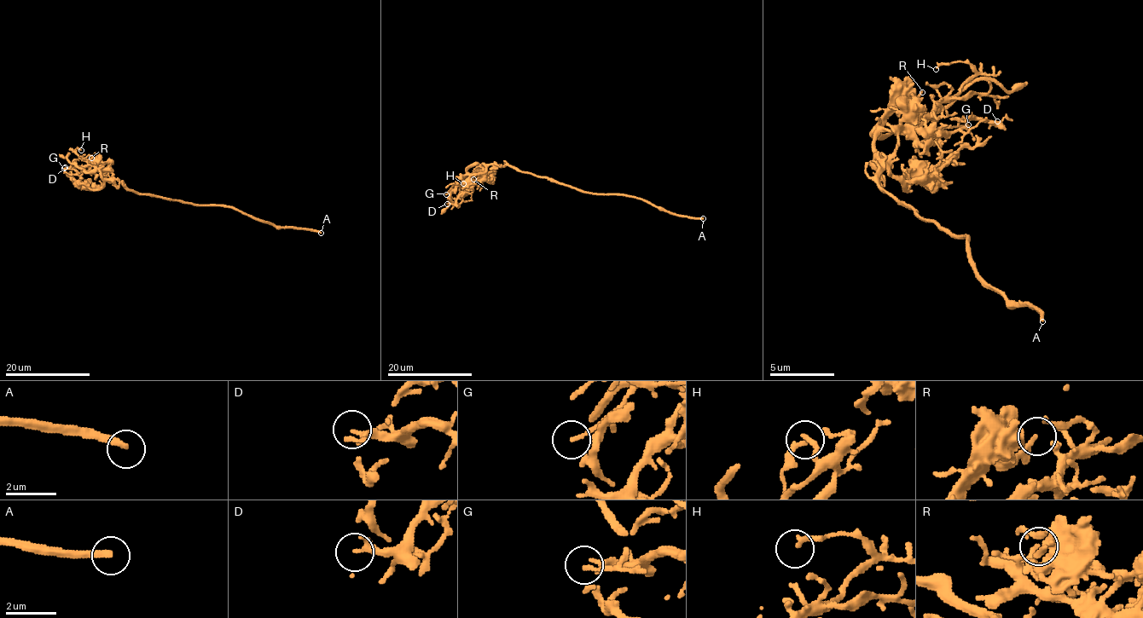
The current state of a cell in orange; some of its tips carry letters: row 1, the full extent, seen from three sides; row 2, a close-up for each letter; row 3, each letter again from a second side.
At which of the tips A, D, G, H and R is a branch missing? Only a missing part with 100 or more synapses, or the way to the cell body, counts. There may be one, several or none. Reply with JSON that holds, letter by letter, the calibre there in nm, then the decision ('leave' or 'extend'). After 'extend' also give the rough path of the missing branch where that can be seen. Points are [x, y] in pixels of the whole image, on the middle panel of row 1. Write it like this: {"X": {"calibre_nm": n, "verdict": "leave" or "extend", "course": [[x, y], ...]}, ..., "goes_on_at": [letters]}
{"A": {"calibre_nm": 260, "verdict": "leave"}, "D": {"calibre_nm": 320, "verdict": "leave"}, "G": {"calibre_nm": 90, "verdict": "leave"}, "H": {"calibre_nm": 180, "verdict": "leave"}, "R": {"calibre_nm": 130, "verdict": "leave"}, "goes_on_at": []}

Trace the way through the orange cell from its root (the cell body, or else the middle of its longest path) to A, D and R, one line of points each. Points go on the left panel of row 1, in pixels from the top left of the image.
A: (172, 200), (233, 206), (276, 227), (293, 227), (321, 233)
D: (172, 200), (131, 192), (116, 179), (112, 179), (109, 170), (95, 175), (84, 172), (78, 166), (65, 167)
R: (172, 200), (138, 193), (125, 188), (116, 180), (106, 180), (91, 158)

